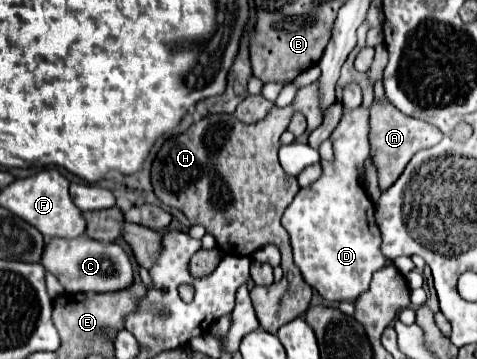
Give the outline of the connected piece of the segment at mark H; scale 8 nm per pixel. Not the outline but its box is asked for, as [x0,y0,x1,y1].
[151,84,321,334]

